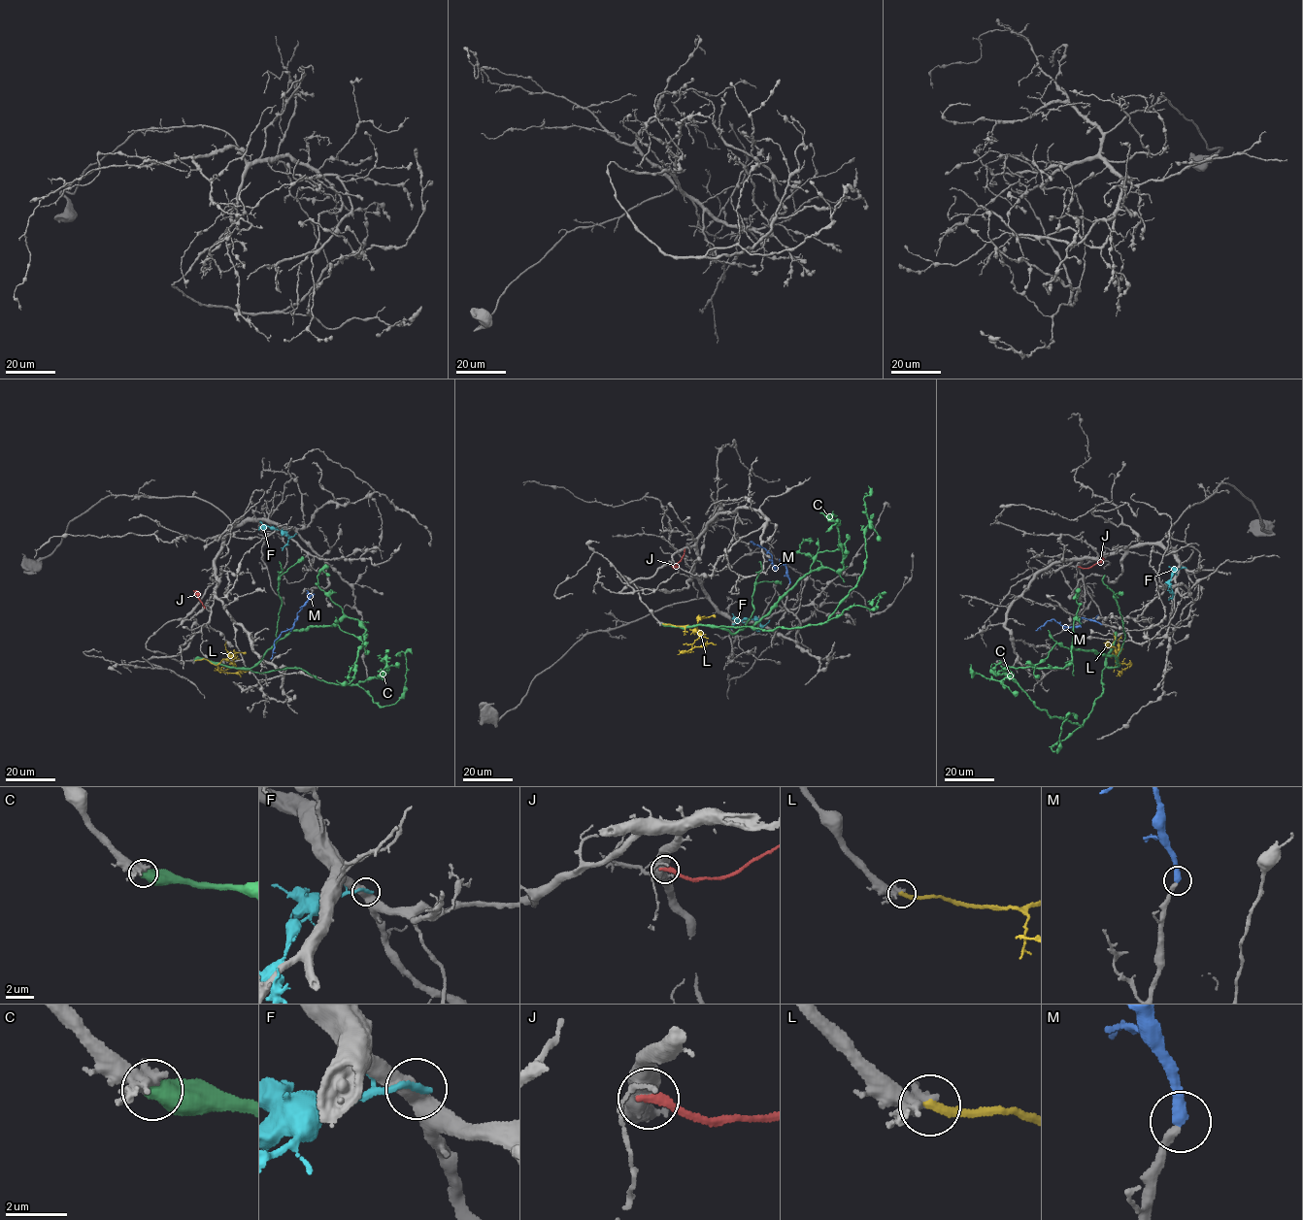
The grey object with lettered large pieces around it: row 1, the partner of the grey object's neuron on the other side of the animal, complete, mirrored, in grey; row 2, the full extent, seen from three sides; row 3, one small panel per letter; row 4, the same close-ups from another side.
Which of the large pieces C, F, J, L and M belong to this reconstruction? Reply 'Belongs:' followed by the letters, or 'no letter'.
Belongs: C, M

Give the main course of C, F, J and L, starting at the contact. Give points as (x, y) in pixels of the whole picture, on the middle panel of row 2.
C: (662, 624), (768, 630), (825, 622), (865, 566), (868, 485)
F: (732, 627), (743, 619), (754, 619), (760, 624), (760, 629), (752, 630)
J: (684, 549), (684, 556), (674, 567)
L: (663, 623), (686, 625), (697, 633), (699, 637), (692, 648), (684, 651), (708, 643), (716, 644)

